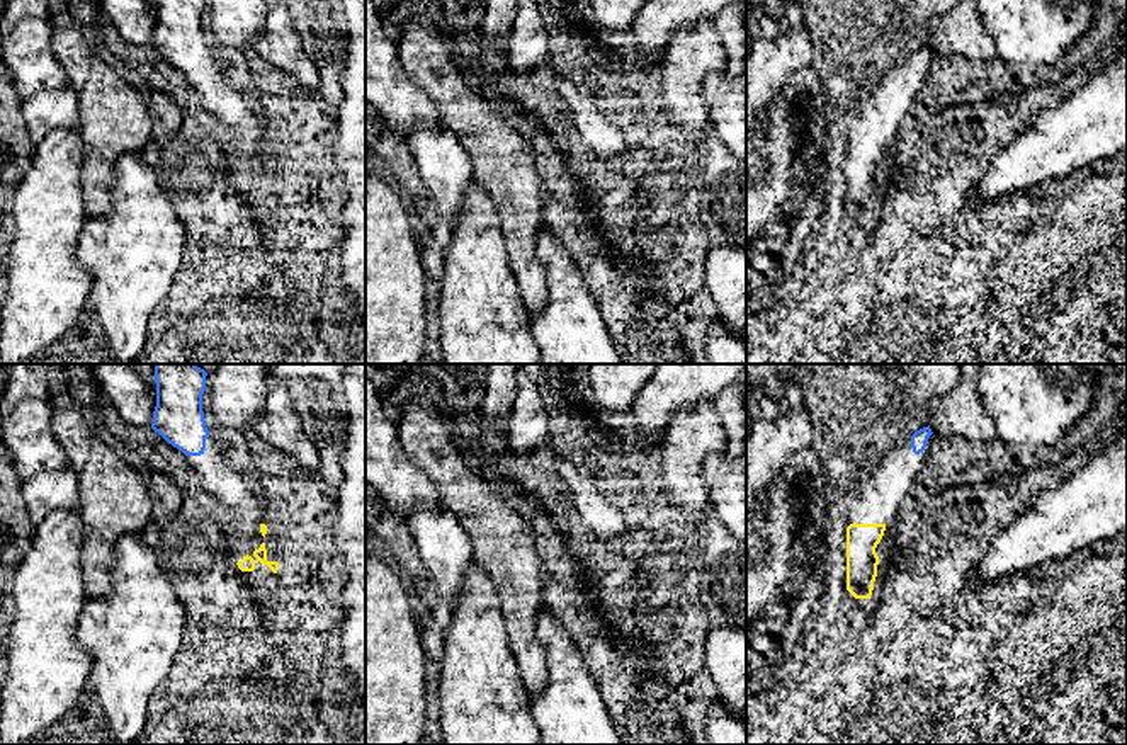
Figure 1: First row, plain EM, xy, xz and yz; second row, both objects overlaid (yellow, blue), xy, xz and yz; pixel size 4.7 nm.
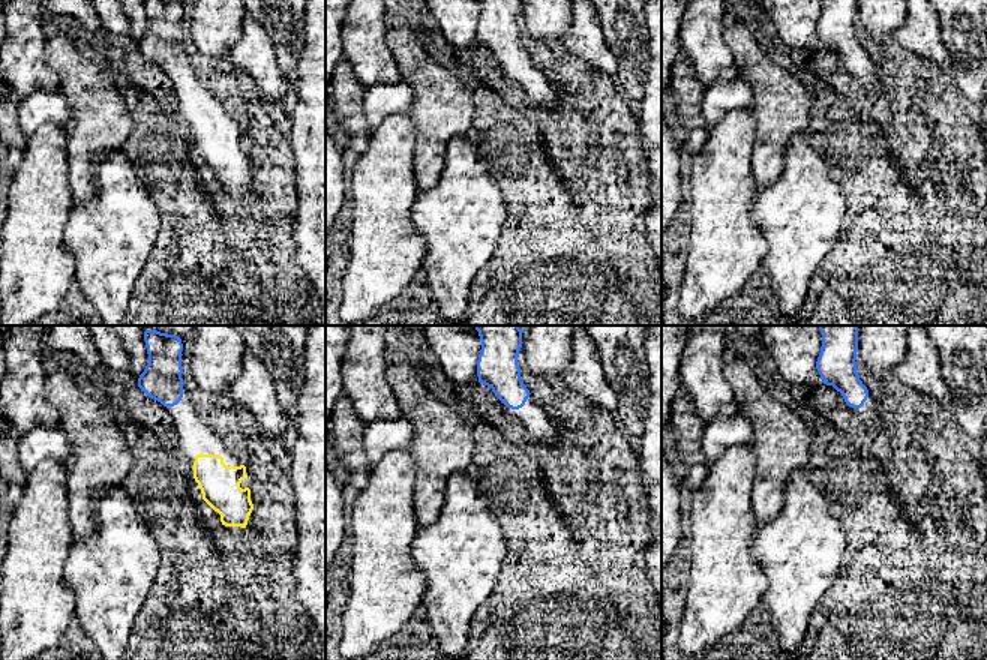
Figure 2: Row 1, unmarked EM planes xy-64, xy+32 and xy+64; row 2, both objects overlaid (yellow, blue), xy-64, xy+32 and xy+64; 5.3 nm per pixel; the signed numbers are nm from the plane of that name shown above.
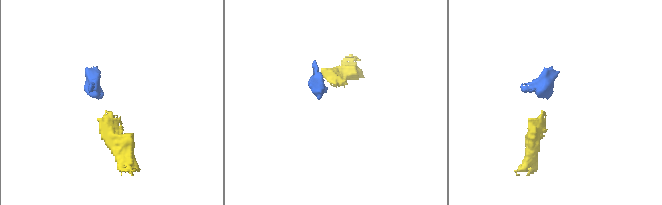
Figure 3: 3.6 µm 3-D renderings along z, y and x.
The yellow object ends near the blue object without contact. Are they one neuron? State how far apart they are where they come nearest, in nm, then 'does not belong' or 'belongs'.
360 nm | belongs

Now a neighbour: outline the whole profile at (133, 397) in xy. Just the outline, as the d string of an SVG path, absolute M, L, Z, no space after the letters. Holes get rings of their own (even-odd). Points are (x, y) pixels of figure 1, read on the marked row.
M92 364L93 379L121 413L134 427L151 427L156 393L133 364Z

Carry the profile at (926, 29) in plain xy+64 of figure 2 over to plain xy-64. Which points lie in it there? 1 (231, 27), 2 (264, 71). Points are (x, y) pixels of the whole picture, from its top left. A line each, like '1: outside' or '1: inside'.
1: outside
2: inside

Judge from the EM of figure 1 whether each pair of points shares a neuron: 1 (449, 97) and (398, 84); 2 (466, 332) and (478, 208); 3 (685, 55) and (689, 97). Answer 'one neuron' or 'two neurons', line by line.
1: two neurons
2: one neuron
3: one neuron

